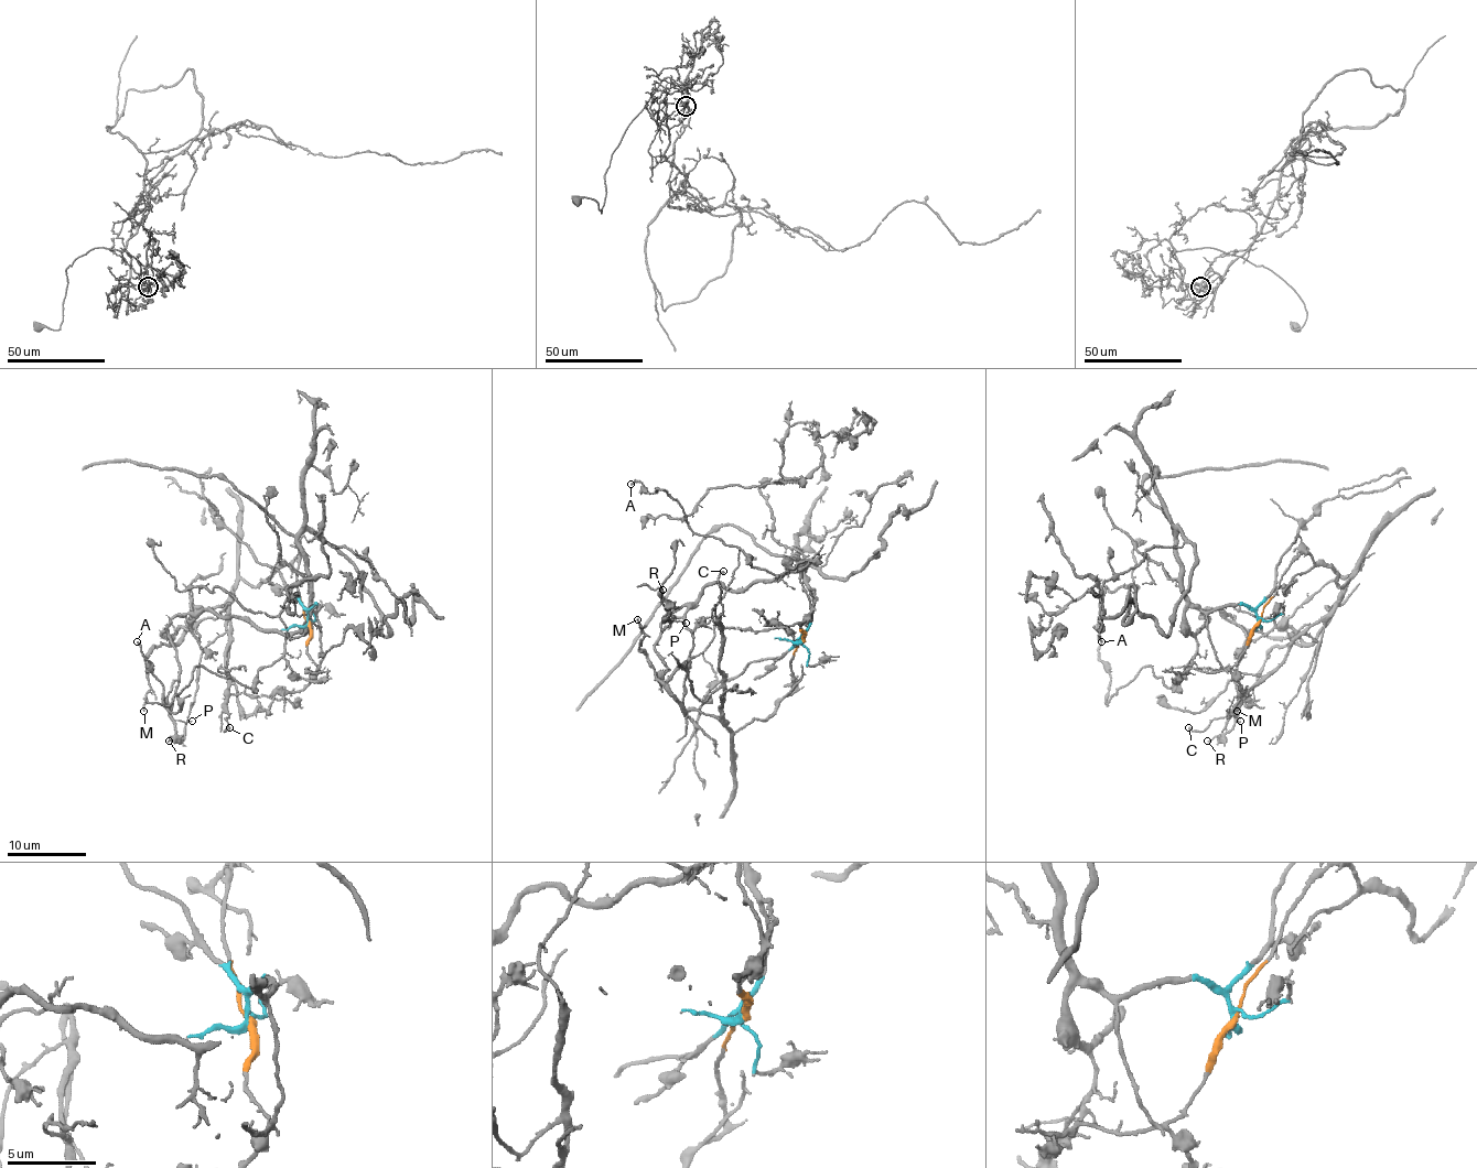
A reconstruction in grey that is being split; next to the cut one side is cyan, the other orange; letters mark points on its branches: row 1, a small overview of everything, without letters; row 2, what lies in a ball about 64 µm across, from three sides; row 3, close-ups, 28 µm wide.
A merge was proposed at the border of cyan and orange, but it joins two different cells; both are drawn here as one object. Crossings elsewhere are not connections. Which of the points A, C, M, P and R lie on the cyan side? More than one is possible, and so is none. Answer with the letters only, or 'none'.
A, P, R

